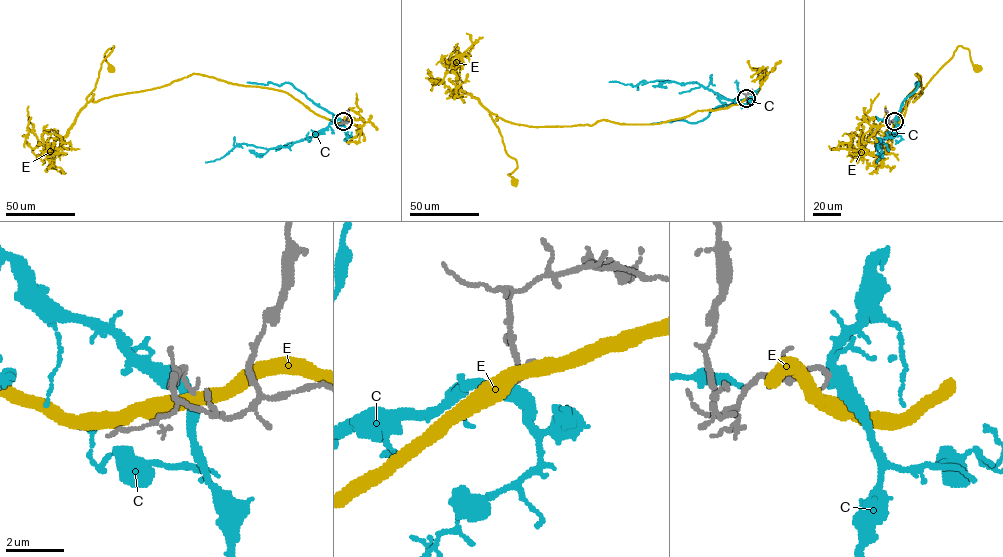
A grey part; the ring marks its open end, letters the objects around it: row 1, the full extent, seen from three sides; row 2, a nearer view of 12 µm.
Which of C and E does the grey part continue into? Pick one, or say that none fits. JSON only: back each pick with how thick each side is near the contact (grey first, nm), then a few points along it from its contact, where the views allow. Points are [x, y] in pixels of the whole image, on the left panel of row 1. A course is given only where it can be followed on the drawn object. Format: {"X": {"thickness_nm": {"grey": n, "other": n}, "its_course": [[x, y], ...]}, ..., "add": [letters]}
{"C": {"thickness_nm": {"grey": 150, "other": 460}, "its_course": [[343, 121], [334, 116], [321, 133], [285, 147], [267, 149], [241, 143], [219, 159], [205, 162]]}, "add": ["C"]}

